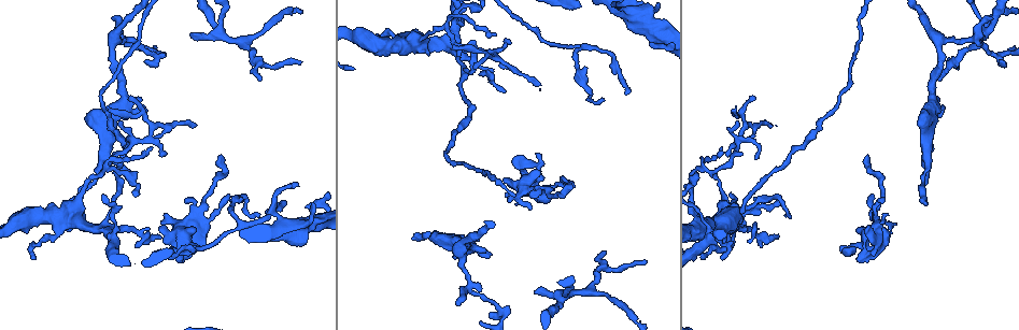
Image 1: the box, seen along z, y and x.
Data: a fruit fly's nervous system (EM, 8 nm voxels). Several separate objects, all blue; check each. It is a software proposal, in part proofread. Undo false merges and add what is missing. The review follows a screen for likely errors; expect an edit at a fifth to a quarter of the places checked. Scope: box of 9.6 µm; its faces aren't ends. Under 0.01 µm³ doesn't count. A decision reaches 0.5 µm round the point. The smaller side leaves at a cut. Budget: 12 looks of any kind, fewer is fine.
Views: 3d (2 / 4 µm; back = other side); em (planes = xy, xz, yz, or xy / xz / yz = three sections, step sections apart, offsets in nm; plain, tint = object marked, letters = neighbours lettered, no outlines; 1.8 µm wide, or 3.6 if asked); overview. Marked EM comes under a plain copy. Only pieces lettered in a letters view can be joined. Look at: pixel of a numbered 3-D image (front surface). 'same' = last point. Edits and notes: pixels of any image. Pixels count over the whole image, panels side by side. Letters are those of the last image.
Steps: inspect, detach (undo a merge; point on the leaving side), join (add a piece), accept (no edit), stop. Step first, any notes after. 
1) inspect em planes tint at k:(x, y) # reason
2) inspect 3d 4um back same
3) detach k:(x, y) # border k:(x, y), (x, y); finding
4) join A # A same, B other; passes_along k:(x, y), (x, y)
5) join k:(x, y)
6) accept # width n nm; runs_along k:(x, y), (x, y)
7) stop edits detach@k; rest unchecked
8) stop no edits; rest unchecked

inspect 3d 2um at 1:(925, 202) # free end

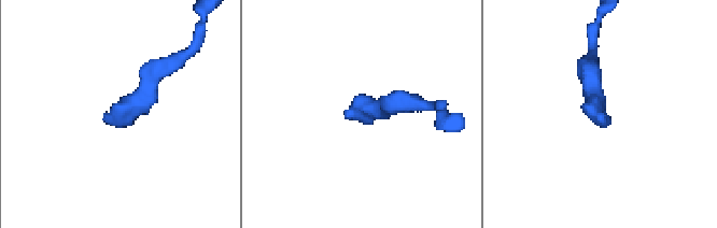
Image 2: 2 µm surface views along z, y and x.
inspect em yz step 8 tint at 2:(344, 111)

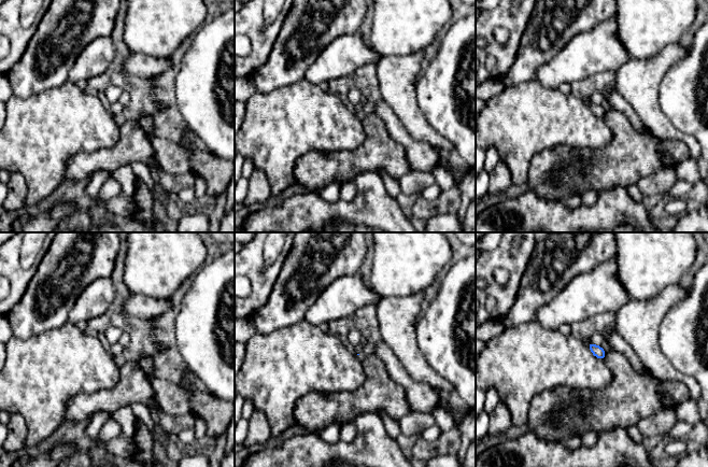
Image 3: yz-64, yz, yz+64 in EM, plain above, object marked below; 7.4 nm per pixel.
inspect em planes letters same

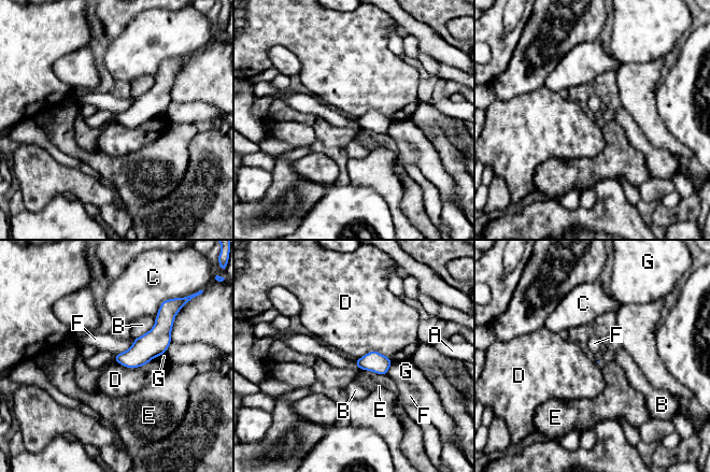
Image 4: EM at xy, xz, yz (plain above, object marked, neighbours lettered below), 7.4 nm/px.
accept # A other, B other, C other, D other, E other, F other, G other; border 4:(388, 356), (369, 351), (355, 361); no lettered piece goes on from it

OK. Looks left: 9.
inspect 3d 2um back at 1:(892, 225) # an open end

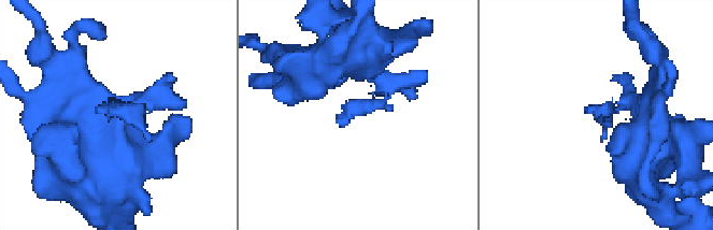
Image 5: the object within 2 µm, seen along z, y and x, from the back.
inspect em planes letters at 5:(96, 113)

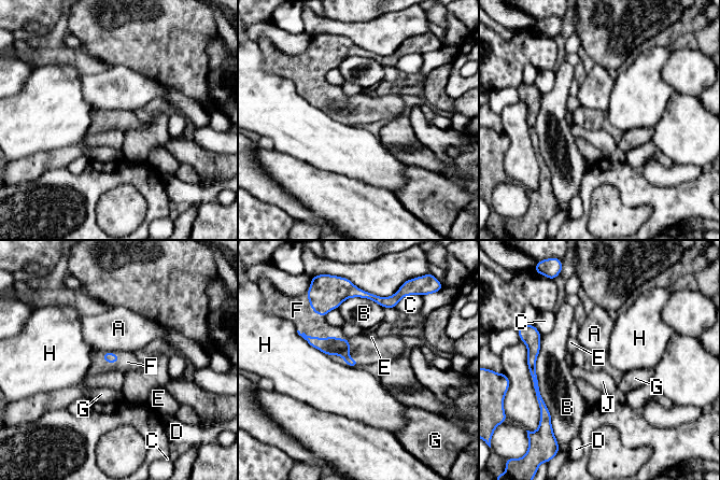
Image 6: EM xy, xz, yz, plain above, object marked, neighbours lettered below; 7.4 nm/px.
join F # longest_contact B 600 nm; A other, B other, C other, D other, E other, F same, G other, H other, J other; it goes on there

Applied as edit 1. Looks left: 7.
inspect overview # redraw

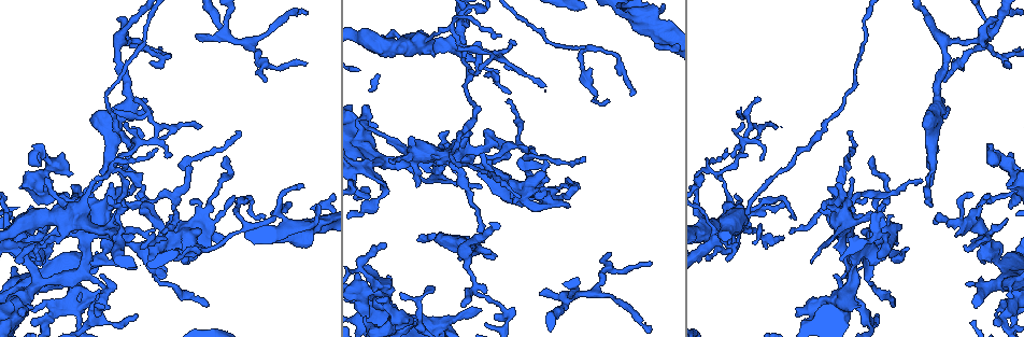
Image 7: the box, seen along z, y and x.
inspect em xz step 4 tint at 7:(150, 107) # thick end

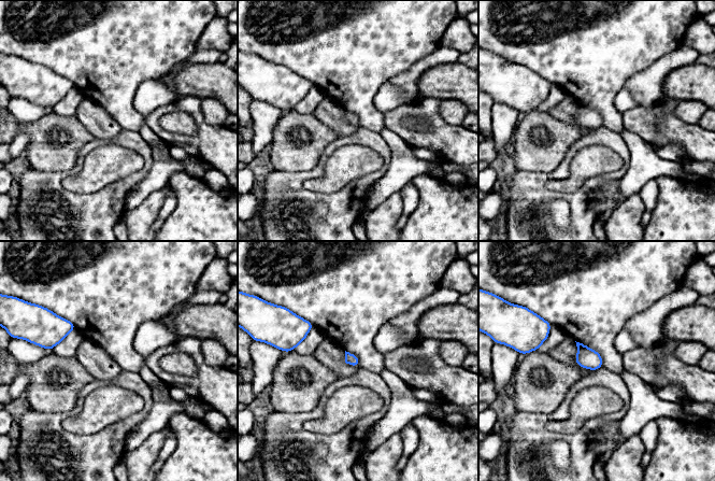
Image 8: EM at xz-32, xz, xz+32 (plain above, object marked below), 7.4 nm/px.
inspect em planes tint same # another direction

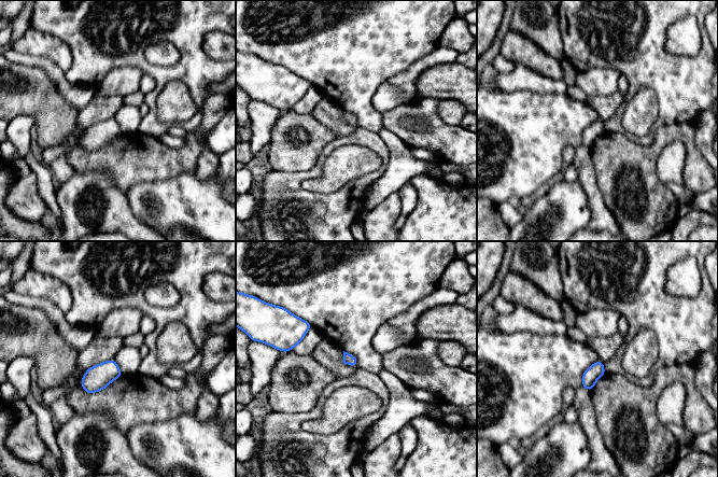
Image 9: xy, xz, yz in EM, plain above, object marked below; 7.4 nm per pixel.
inspect em planes letters same

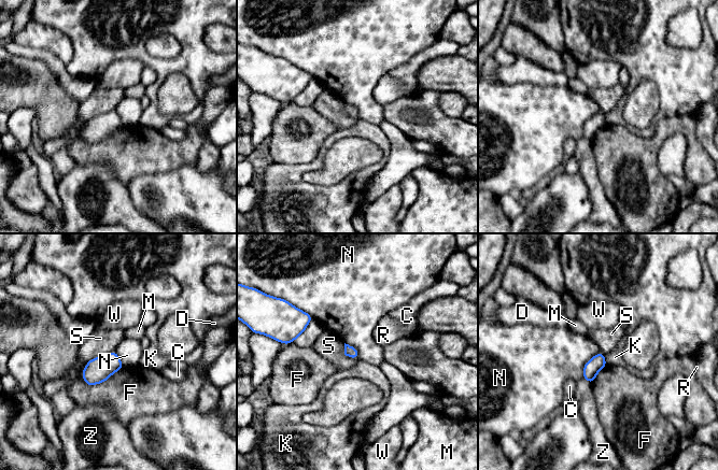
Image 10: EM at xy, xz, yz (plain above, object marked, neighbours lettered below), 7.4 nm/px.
accept # C other, D other, F other, K other, M other, N other, R other, S other, W other, Z other; border 10:(601, 352), (585, 364), (581, 376); none of them fits

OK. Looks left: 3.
inspect em planes letters at 7:(162, 56) # arms part here

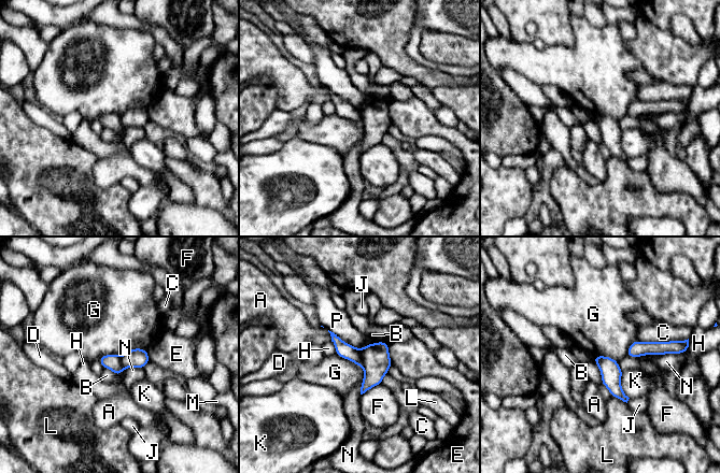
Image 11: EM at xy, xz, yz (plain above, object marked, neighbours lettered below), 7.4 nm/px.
detach 11:(376, 359) # longest_contact G 380 nm; A other, B other, C other, D other, E other, F other, G other, H other, J other, K other, L other, M other, N other, P other; two neurons meet here

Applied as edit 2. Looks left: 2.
inspect overview # redraw

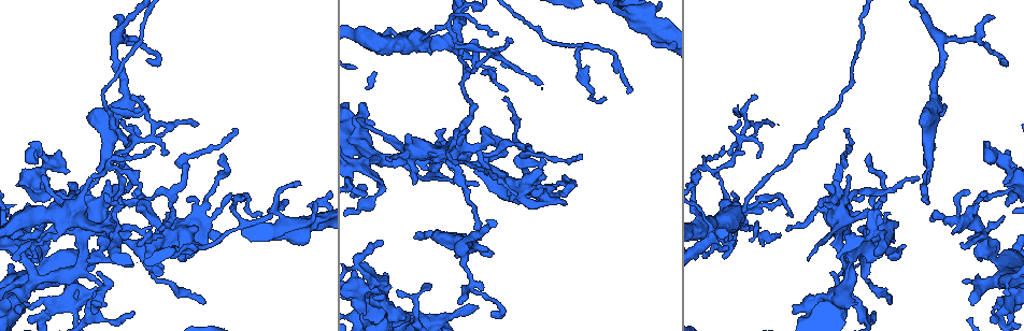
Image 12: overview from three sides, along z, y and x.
inspect em planes letters at 12:(305, 223) # abrupt turn

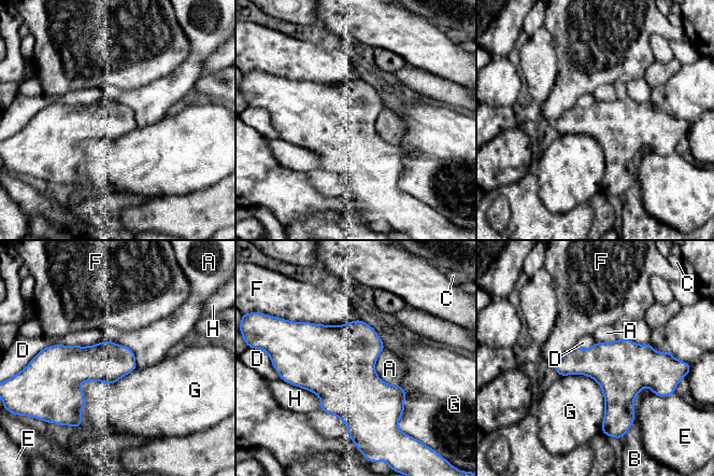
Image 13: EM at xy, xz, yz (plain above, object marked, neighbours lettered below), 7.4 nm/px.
accept # A other, B other, C other, D other, E other, F other, G other, H other; border 13:(106, 339), (41, 350); all the same neuron

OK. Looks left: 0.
stop edits join@6, detach@11; rest unchecked

